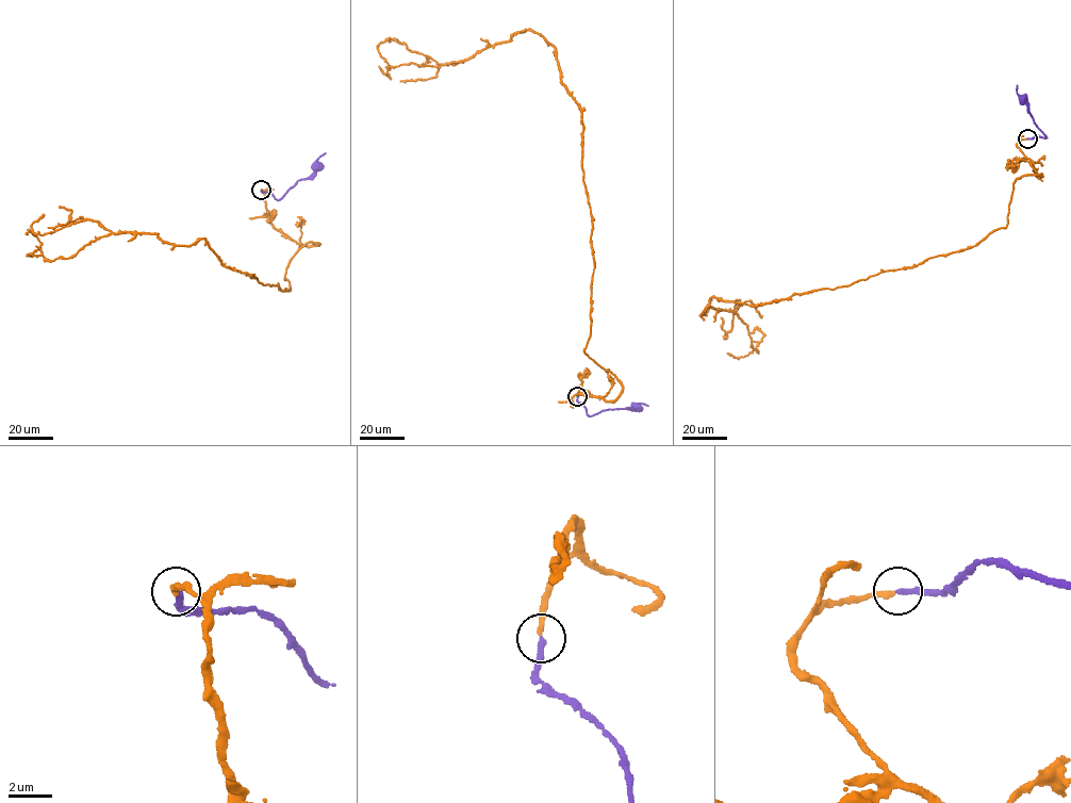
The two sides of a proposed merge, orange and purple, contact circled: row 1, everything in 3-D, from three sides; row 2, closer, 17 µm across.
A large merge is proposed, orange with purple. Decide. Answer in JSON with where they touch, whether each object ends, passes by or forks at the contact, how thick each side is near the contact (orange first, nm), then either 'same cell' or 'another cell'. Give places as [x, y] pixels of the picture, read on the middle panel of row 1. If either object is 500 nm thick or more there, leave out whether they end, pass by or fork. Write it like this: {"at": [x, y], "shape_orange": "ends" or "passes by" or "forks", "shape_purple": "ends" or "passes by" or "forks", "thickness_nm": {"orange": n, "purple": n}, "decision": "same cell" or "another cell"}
{"at": [577, 396], "shape_orange": "ends", "shape_purple": "ends", "thickness_nm": {"orange": 260, "purple": 240}, "decision": "another cell"}

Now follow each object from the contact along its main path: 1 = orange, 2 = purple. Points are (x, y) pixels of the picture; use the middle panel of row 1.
1: (577, 396), (614, 400), (622, 383), (585, 350), (592, 222), (556, 51), (527, 30), (390, 78), (378, 66)
2: (577, 396), (587, 414), (592, 416), (607, 409), (631, 409), (636, 405)

